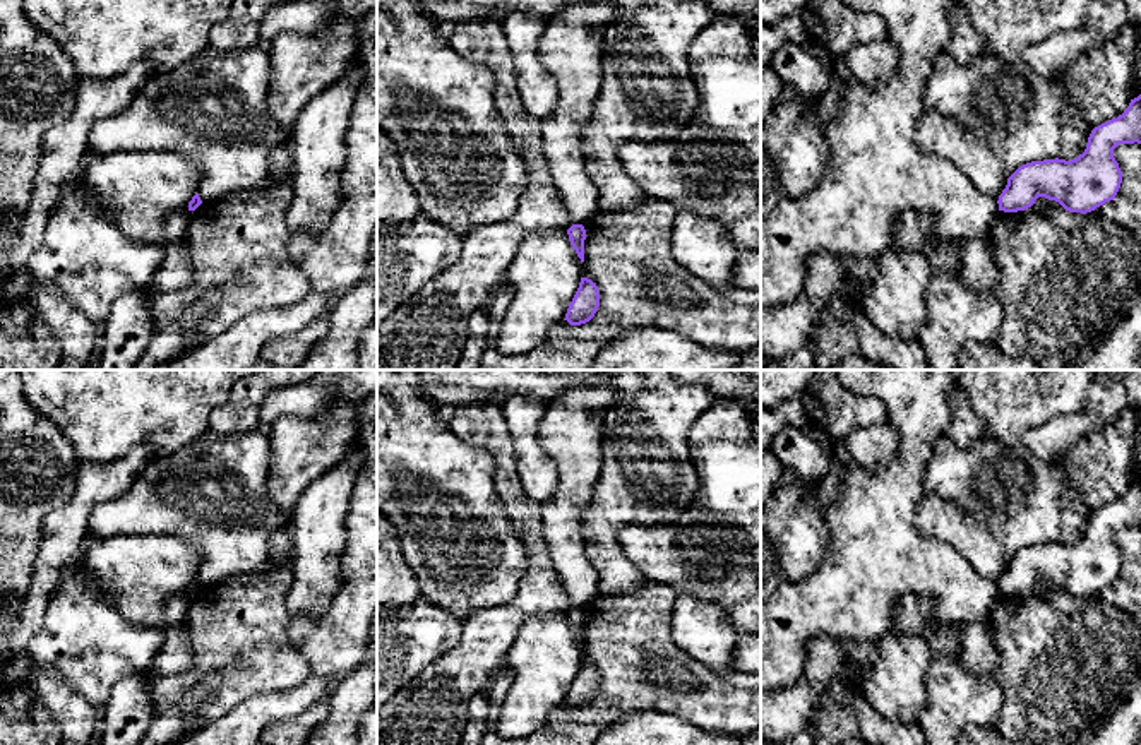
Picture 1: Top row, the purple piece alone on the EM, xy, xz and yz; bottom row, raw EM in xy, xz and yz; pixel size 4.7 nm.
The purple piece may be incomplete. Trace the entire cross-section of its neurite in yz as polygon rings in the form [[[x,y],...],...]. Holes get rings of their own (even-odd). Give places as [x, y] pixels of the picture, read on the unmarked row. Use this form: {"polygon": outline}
{"polygon": [[[1141,478],[1122,498],[1095,510],[1076,543],[1043,543],[1019,550],[999,579],[999,594],[1018,596],[1038,581],[1059,586],[1069,596],[1091,596],[1115,582],[1122,555],[1114,541],[1119,527],[1141,527]]]}

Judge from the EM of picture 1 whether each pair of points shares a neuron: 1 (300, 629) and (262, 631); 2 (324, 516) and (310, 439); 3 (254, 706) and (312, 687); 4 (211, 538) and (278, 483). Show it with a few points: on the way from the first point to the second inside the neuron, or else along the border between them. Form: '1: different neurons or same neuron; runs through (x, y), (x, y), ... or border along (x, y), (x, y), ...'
1: different neurons; border along (288, 617), (286, 641), (309, 663)
2: different neurons; border along (348, 447), (336, 463), (307, 485), (293, 506)
3: same neuron; runs through (268, 706), (283, 706), (298, 697)
4: different neurons; border along (268, 451), (268, 497), (288, 516)

